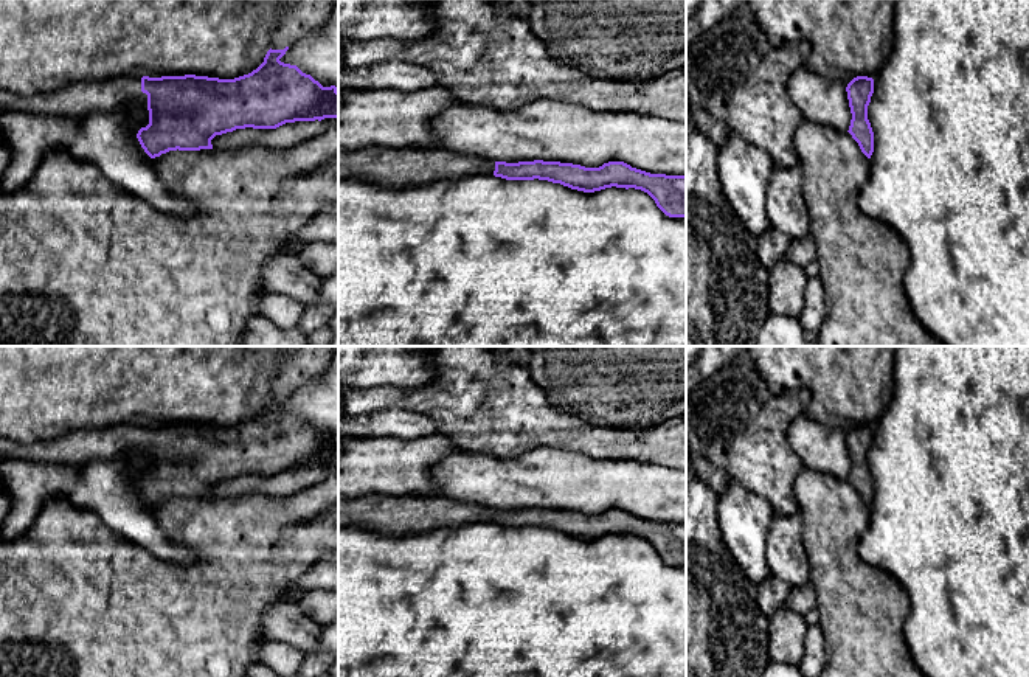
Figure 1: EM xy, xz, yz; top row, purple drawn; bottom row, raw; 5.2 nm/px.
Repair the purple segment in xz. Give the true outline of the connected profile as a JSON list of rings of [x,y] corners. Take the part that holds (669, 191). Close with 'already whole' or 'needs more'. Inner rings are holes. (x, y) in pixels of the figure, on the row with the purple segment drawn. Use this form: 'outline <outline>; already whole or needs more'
outline [[[438,148],[338,149],[338,180],[357,179],[390,186],[417,186],[436,180],[476,175],[495,175],[506,180],[539,179],[584,193],[612,186],[635,188],[647,193],[666,216],[686,217],[686,175],[650,174],[624,161],[585,168],[543,160],[506,163]]]; needs more

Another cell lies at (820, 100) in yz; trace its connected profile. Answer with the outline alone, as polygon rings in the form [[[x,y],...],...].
[[[806,65],[790,76],[787,93],[806,121],[847,132],[852,113],[846,87],[829,79],[823,70]]]

